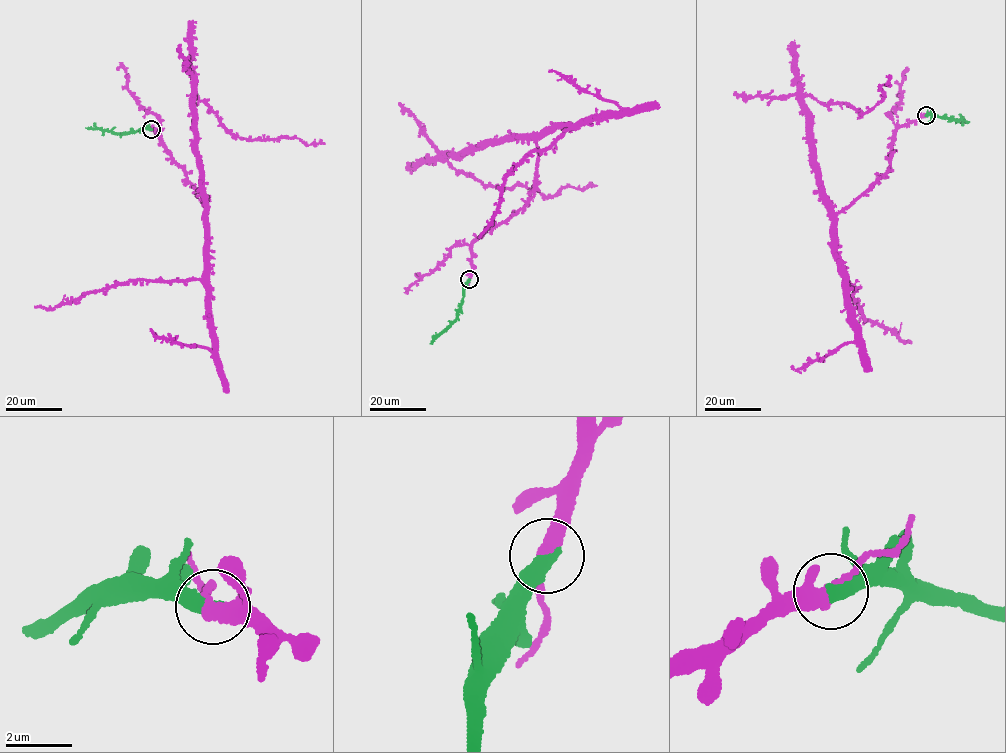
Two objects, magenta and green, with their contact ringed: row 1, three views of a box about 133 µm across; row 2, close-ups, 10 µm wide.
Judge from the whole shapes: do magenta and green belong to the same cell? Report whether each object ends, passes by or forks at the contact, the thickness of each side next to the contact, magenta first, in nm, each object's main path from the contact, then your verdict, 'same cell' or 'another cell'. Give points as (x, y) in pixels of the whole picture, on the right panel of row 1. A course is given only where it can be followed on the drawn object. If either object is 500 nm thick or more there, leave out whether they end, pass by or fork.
320 nm thick on the magenta side, 550 nm on the other; magenta runs (925, 115), (898, 129), (890, 168), (833, 212), (805, 96), (860, 114), (884, 98), (891, 75); green runs (926, 115), (969, 122); same cell

